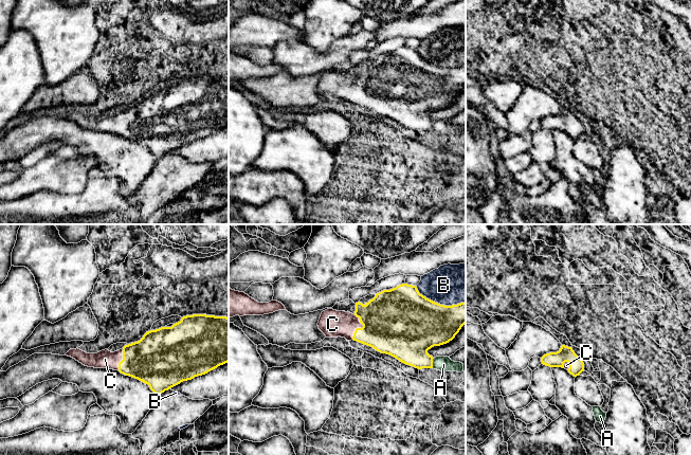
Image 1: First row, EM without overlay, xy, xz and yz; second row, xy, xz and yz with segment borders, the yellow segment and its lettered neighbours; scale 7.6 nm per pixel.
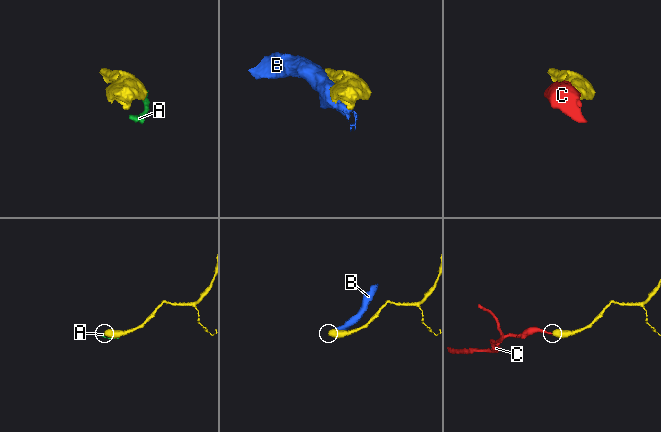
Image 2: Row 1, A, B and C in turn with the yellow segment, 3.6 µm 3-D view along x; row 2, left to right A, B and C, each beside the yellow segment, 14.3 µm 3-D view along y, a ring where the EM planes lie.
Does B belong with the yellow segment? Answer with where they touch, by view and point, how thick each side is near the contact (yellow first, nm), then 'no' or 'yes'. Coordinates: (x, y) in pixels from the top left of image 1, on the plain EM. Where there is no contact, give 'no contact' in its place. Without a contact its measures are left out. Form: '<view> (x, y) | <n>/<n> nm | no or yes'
xz (439, 67) | 440/300 nm | no

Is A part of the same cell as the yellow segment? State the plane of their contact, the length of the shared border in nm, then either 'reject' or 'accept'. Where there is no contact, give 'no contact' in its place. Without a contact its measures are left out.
meets yellow in xz; contact 80 nm long; reject

